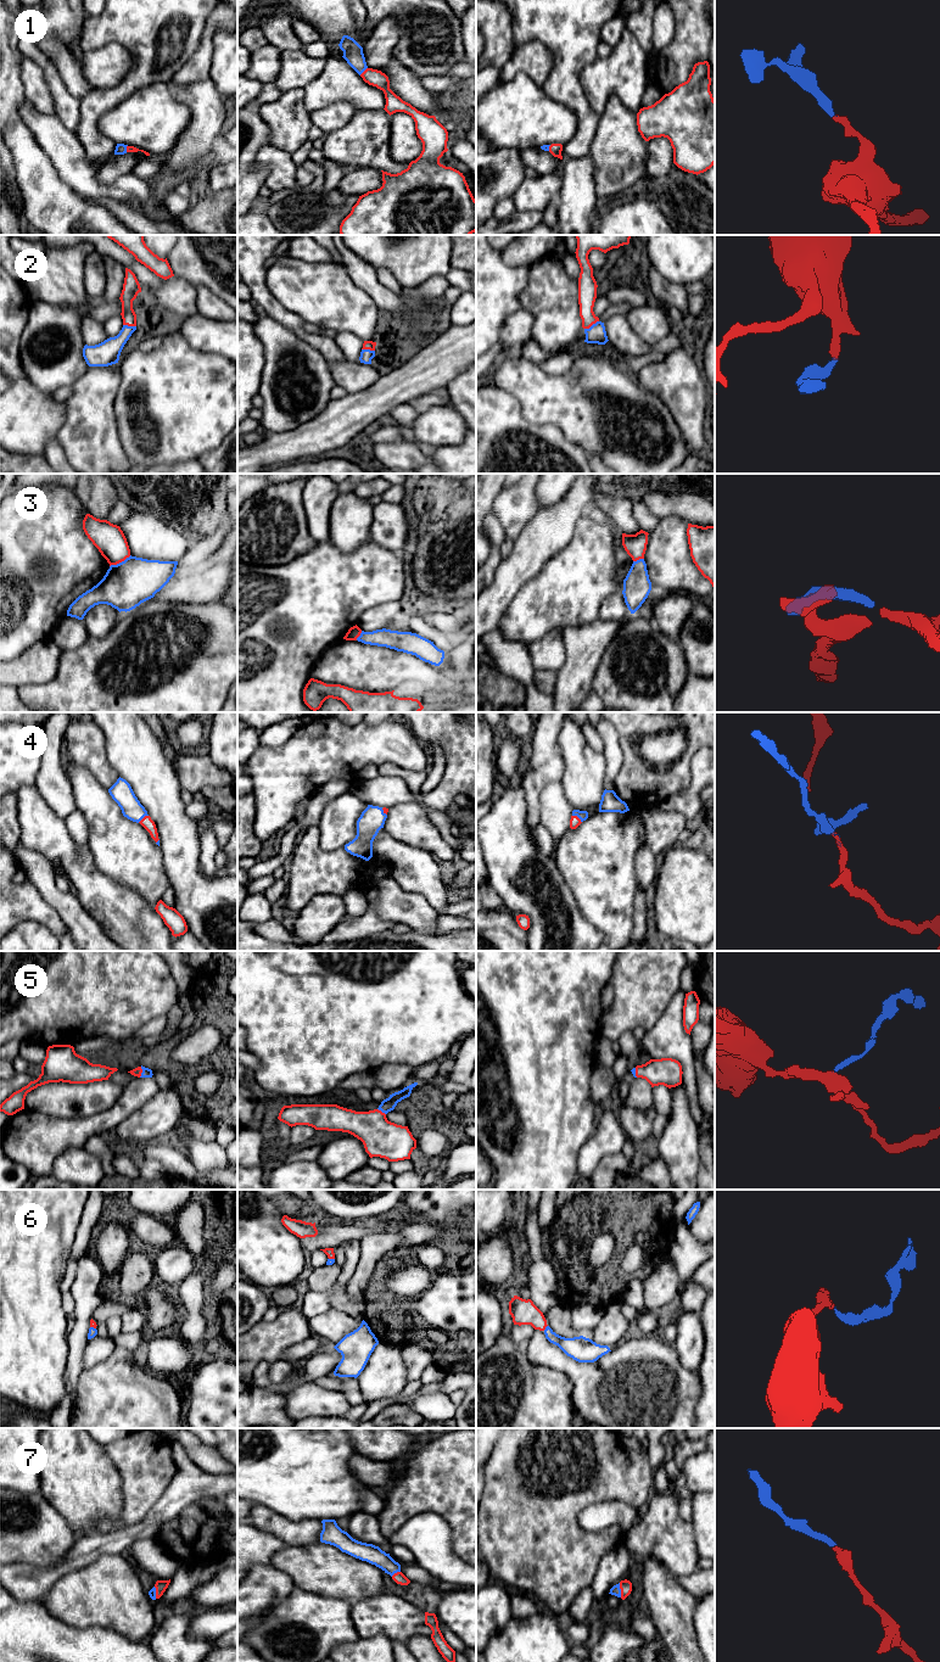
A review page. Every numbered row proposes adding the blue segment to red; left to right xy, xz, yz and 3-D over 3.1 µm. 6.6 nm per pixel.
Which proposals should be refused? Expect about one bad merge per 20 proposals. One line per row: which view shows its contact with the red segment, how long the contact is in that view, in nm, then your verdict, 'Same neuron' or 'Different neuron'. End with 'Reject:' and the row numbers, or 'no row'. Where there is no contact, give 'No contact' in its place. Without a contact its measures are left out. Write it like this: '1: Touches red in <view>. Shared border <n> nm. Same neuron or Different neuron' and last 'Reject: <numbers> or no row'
1: Touches red in xz. Shared border 80 nm. Same neuron
2: Touches red in yz. Shared border 110 nm. Same neuron
3: Touches red in xy. Shared border 160 nm. Same neuron
4: Touches red in yz. Shared border 80 nm. Same neuron
5: Touches red in xy. Shared border 70 nm. Same neuron
6: Touches red in yz. Shared border 50 nm. Same neuron
7: Touches red in yz. Shared border 100 nm. Same neuron
Reject: no row

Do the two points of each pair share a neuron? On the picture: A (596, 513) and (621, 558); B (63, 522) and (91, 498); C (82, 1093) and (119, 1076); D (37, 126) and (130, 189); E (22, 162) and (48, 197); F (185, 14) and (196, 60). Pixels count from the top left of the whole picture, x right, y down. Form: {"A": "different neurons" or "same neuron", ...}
{"A": "same neuron", "B": "different neurons", "C": "different neurons", "D": "same neuron", "E": "same neuron", "F": "different neurons"}

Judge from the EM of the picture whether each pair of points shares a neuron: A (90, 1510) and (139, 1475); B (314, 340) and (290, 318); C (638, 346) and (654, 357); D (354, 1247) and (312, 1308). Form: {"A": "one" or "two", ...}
{"A": "two", "B": "one", "C": "two", "D": "one"}

